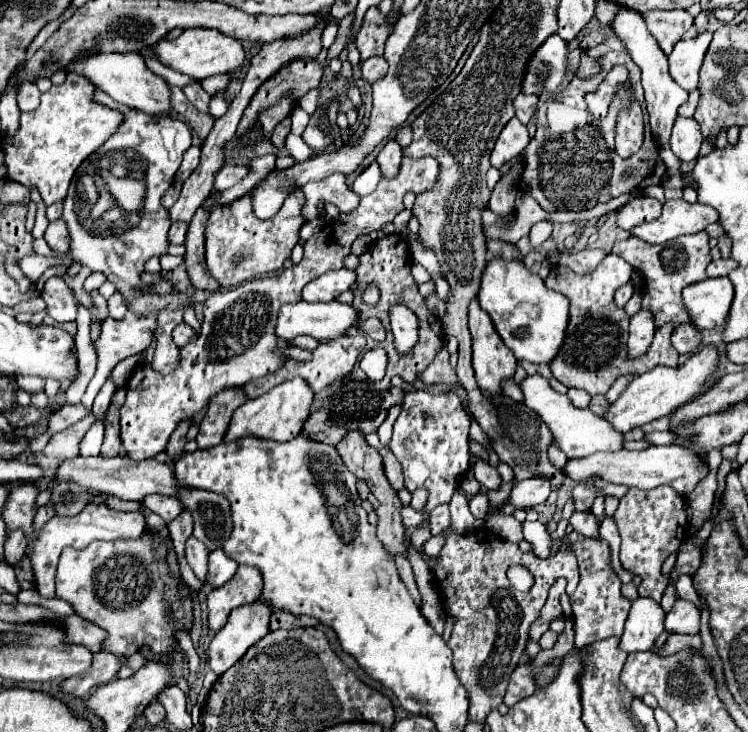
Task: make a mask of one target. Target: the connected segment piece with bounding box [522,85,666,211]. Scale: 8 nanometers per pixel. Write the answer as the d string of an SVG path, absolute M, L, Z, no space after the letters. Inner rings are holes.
M630 85L619 86L607 116L601 121L582 121L582 117L578 117L578 121L572 121L572 125L560 125L556 121L550 121L546 111L540 115L536 137L524 149L526 157L522 185L542 205L542 209L582 211L594 207L600 195L620 197L630 191L642 191L648 185L662 185L666 165L660 159L658 143L652 141L654 139L648 121L644 122L645 126L648 126L648 135L645 135L646 145L636 155L622 159L614 149L616 133L613 131L616 129L618 113L628 106L631 96ZM624 171L634 171L634 175L622 181Z

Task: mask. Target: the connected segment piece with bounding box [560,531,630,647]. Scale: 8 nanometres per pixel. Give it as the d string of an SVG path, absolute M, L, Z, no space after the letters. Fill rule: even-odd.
M578 531L568 533L562 543L562 551L574 553L580 567L580 583L576 591L570 595L572 613L574 613L574 629L576 629L576 645L584 647L592 641L600 641L606 637L620 637L624 633L624 623L628 619L630 601L620 595L620 579L610 567L610 547L606 541L590 539L580 535Z

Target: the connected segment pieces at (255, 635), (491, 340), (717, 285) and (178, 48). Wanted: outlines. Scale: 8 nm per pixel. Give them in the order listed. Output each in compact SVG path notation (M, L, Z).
M256 599L254 603L236 607L228 623L216 633L210 643L210 667L216 675L222 675L230 665L234 665L246 649L262 639L270 631L272 609L268 603Z
M478 297L470 301L470 333L472 333L472 365L476 371L476 381L480 389L486 393L486 397L502 395L500 381L506 377L514 377L516 371L516 357L514 353L504 345L502 337L498 337L498 331L490 319L488 313L480 309Z
M728 277L692 283L682 289L682 301L696 329L724 325L732 303L732 283Z
M186 29L178 39L174 41L158 41L158 45L154 45L156 49L156 55L160 59L160 63L184 73L184 75L190 75L198 81L210 77L210 75L218 75L218 73L230 73L238 67L244 65L246 61L246 51L242 47L242 43L234 37L228 37L216 29Z

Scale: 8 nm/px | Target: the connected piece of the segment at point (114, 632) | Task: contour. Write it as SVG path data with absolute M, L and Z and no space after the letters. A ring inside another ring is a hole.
M158 533L154 537L146 535L140 541L94 541L80 551L72 547L64 549L56 573L56 595L68 601L78 615L106 629L108 641L104 641L104 649L114 651L116 655L132 655L142 645L148 645L154 653L166 657L176 643L174 631L180 627L192 627L192 603L188 585L180 585L170 575L166 565L166 543Z

